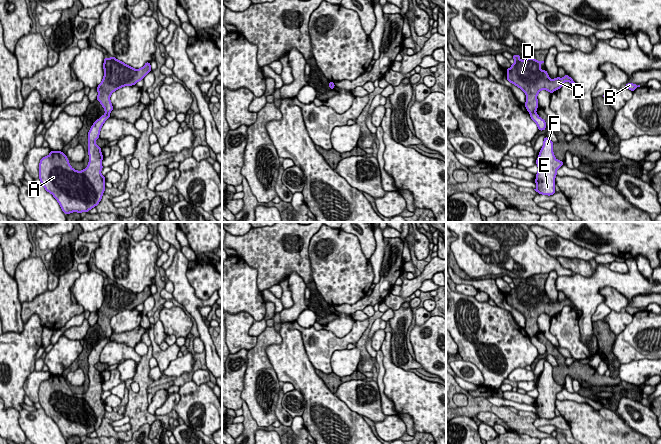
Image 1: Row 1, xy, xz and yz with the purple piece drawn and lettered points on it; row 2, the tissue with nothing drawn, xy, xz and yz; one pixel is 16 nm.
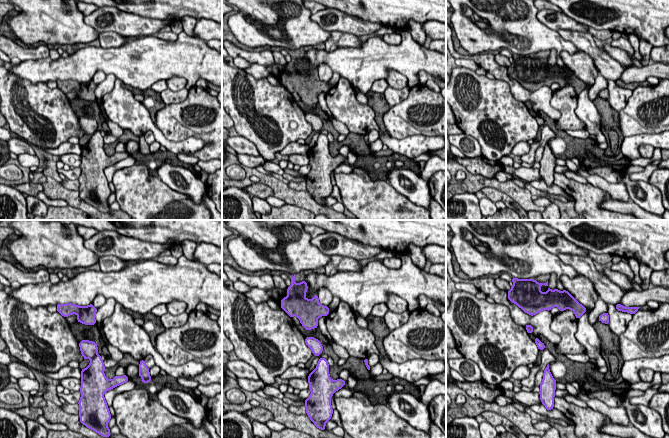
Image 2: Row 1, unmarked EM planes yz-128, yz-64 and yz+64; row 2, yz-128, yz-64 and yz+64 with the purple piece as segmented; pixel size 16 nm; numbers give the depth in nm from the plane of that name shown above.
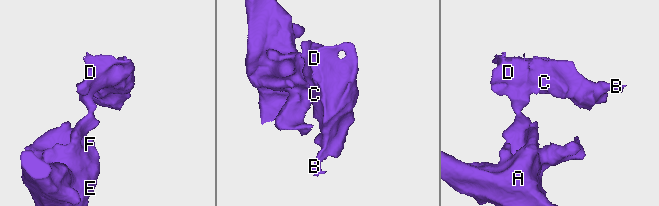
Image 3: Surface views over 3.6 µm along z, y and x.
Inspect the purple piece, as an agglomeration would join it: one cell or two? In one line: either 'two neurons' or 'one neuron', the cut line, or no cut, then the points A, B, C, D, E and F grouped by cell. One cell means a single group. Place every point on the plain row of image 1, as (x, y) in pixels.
two neurons; cut xy (105, 336), (109, 338); groups A E F / B C D

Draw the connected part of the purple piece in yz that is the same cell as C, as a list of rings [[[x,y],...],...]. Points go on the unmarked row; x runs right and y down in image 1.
[[[513,279],[515,287],[506,294],[507,304],[526,318],[525,331],[530,338],[538,332],[537,319],[541,314],[553,317],[560,313],[565,305],[568,305],[578,317],[581,317],[582,311],[577,309],[568,299],[563,302],[557,300],[555,303],[550,303],[547,295],[540,293],[540,289],[544,285],[537,285],[534,282],[520,284],[519,282],[520,279]]]

